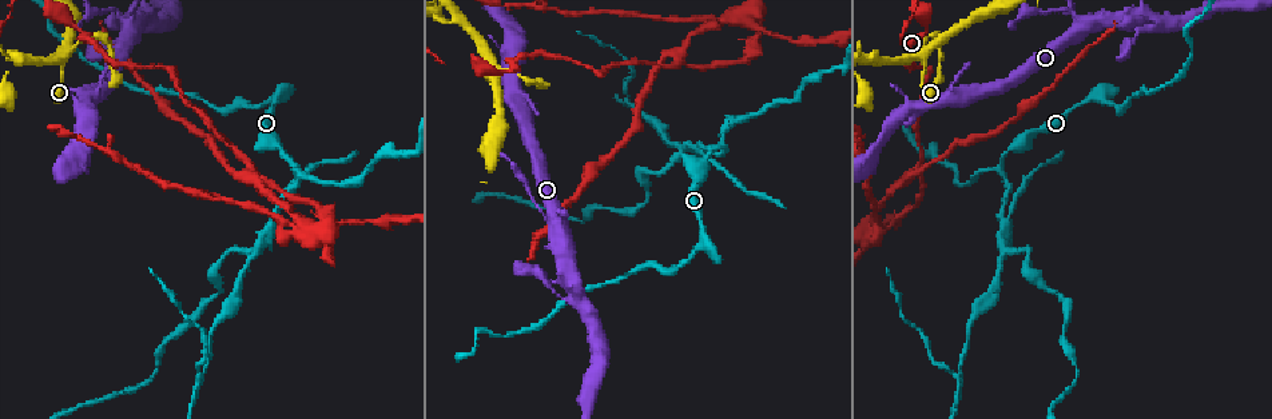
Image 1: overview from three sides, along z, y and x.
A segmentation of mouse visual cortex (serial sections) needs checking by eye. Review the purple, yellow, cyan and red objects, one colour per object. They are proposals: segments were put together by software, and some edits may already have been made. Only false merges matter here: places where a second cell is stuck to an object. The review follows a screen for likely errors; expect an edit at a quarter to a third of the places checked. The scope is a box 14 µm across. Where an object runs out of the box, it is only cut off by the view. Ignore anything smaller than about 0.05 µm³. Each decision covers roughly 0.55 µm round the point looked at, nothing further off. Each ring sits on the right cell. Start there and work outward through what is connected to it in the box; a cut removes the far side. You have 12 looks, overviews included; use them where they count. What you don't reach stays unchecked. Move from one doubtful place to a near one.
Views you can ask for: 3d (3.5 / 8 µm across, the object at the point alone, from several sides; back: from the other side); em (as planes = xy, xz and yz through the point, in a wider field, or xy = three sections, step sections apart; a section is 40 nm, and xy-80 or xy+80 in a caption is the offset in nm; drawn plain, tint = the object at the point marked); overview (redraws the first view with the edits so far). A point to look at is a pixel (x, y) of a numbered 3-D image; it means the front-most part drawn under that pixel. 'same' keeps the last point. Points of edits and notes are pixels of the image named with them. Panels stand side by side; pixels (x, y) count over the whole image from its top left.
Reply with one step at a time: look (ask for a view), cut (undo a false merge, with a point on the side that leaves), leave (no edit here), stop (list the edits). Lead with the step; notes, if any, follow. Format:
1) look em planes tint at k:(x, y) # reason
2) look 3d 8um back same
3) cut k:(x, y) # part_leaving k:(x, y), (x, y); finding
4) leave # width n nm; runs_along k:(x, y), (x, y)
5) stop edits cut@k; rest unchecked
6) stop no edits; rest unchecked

look 3d 3.5um at 1:(490, 63) # thin arm on a thick one

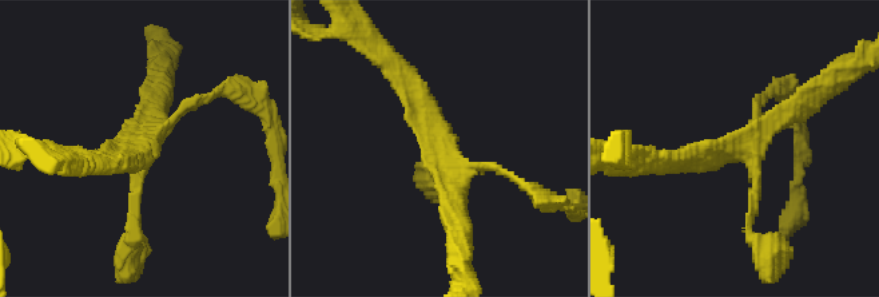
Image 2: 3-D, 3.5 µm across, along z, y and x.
look em planes tint at 2:(746, 151) # need the tissue

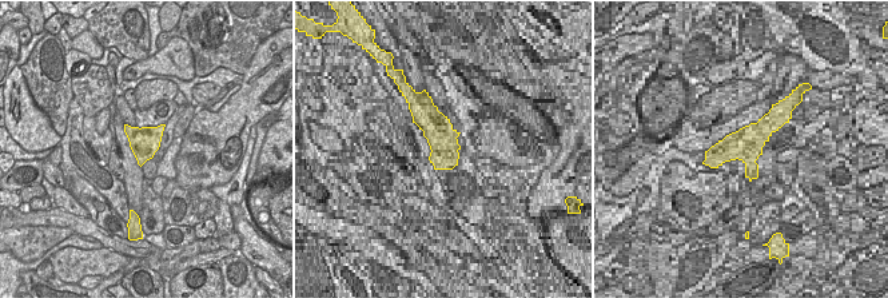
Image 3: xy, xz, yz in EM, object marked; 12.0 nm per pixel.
leave # width 360 nm; runs_along 2:(754, 238), (747, 153), (811, 99); one cell here

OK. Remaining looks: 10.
look 3d 3.5um at 1:(1002, 166)

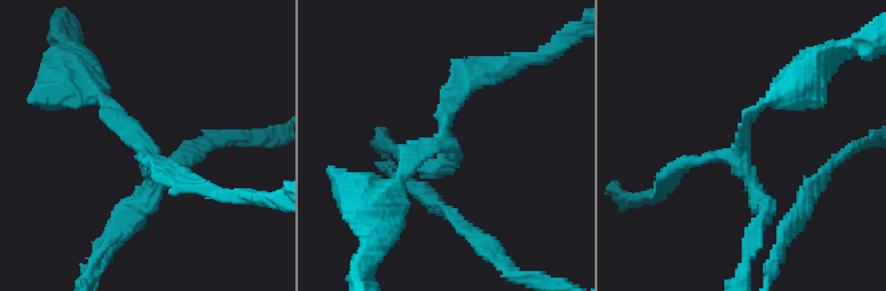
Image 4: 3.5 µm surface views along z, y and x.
look em xy step 5 plain at 4:(142, 150) # arms 3; arm_widths 150, 200, 200 nm

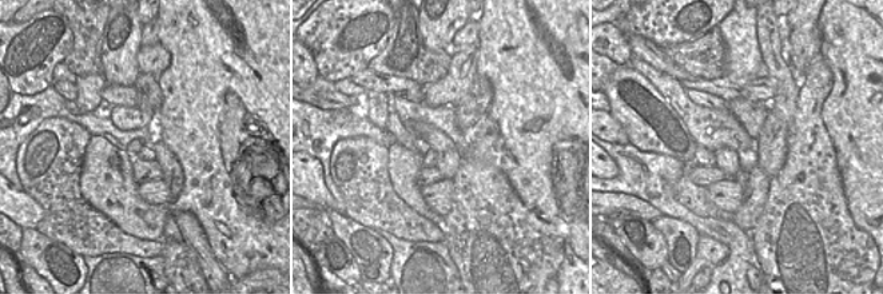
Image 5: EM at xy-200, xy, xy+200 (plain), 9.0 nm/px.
look em xy step 5 tint same

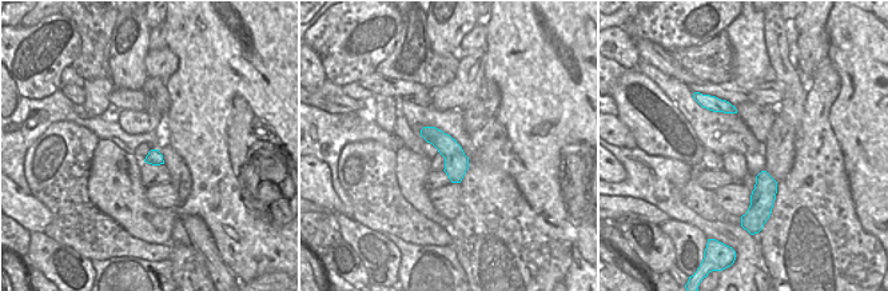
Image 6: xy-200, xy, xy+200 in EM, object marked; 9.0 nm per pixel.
leave # runs_along 4:(96, 95), (150, 160), (124, 218); all the same cell

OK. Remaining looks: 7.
look 3d 3.5um at 1:(1002, 224) # three arms meet

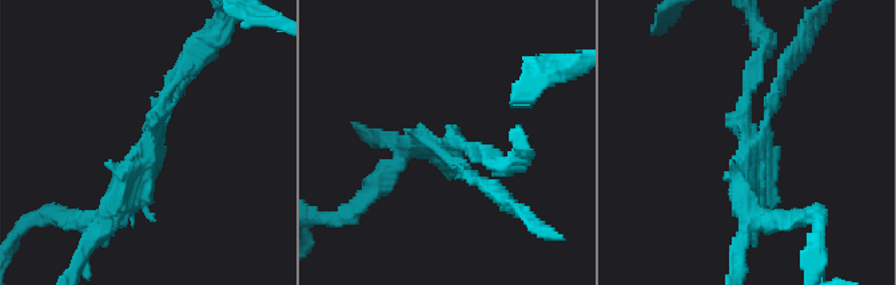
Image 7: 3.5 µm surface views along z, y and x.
look em xy step 1 plain at 7:(750, 140) # need the tissue

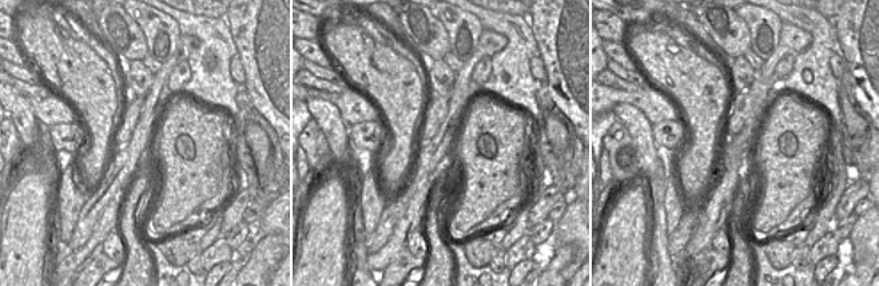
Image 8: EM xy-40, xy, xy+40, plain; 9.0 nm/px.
look em xy step 1 tint same # with the object marked

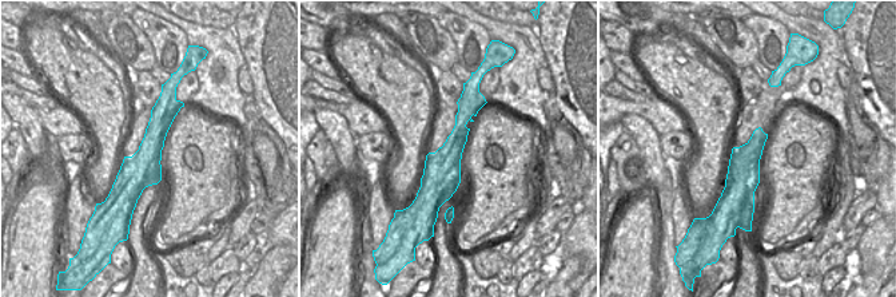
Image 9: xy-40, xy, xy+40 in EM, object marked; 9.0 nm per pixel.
cut 7:(75, 265) # part_leaving 7:(107, 224), (86, 245), (74, 273); a second cell is stuck on

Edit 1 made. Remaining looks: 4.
look 3d 3.5um at 1:(250, 175) # four or more arms meet

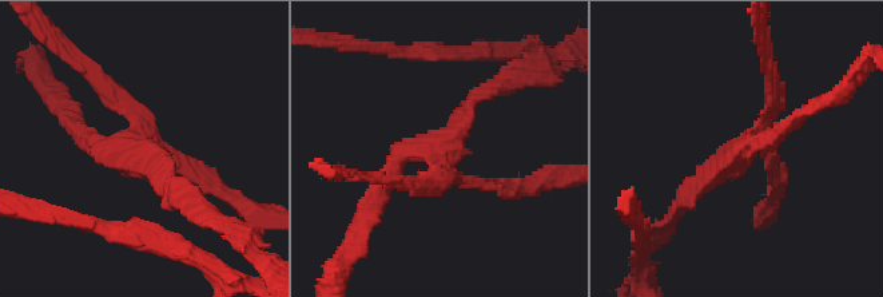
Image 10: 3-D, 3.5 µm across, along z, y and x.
look em xy step 2 plain at 10:(445, 152) # arms 4; arm_widths 150, 200, 200, 250 nm

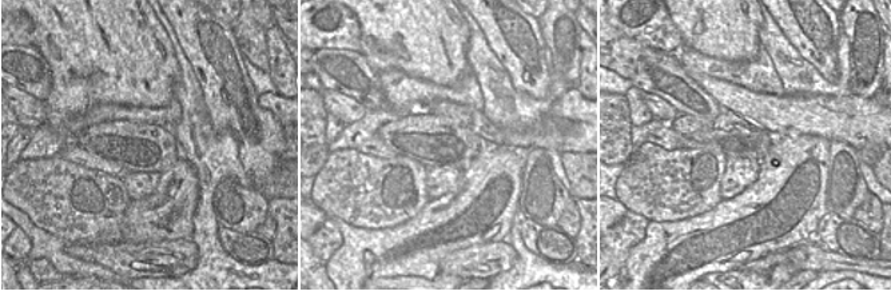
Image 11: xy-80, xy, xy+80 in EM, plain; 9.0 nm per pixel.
look em xy step 2 tint same # where the object lies

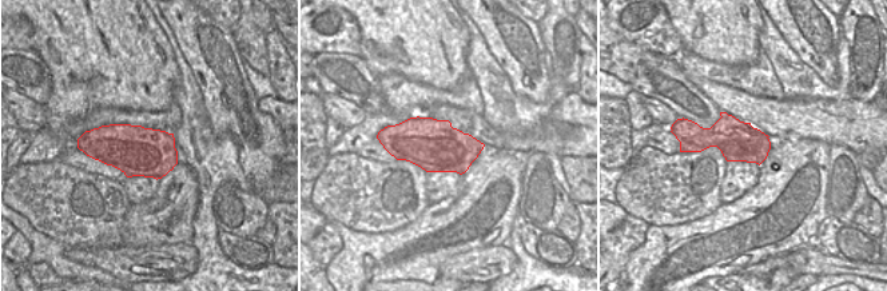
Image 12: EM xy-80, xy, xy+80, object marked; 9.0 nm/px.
cut 10:(80, 135) # width 480 nm; part_leaving 10:(143, 145), (167, 194), (209, 214); two cells meet here

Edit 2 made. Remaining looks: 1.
stop edits cut@7, cut@10; rest unchecked

